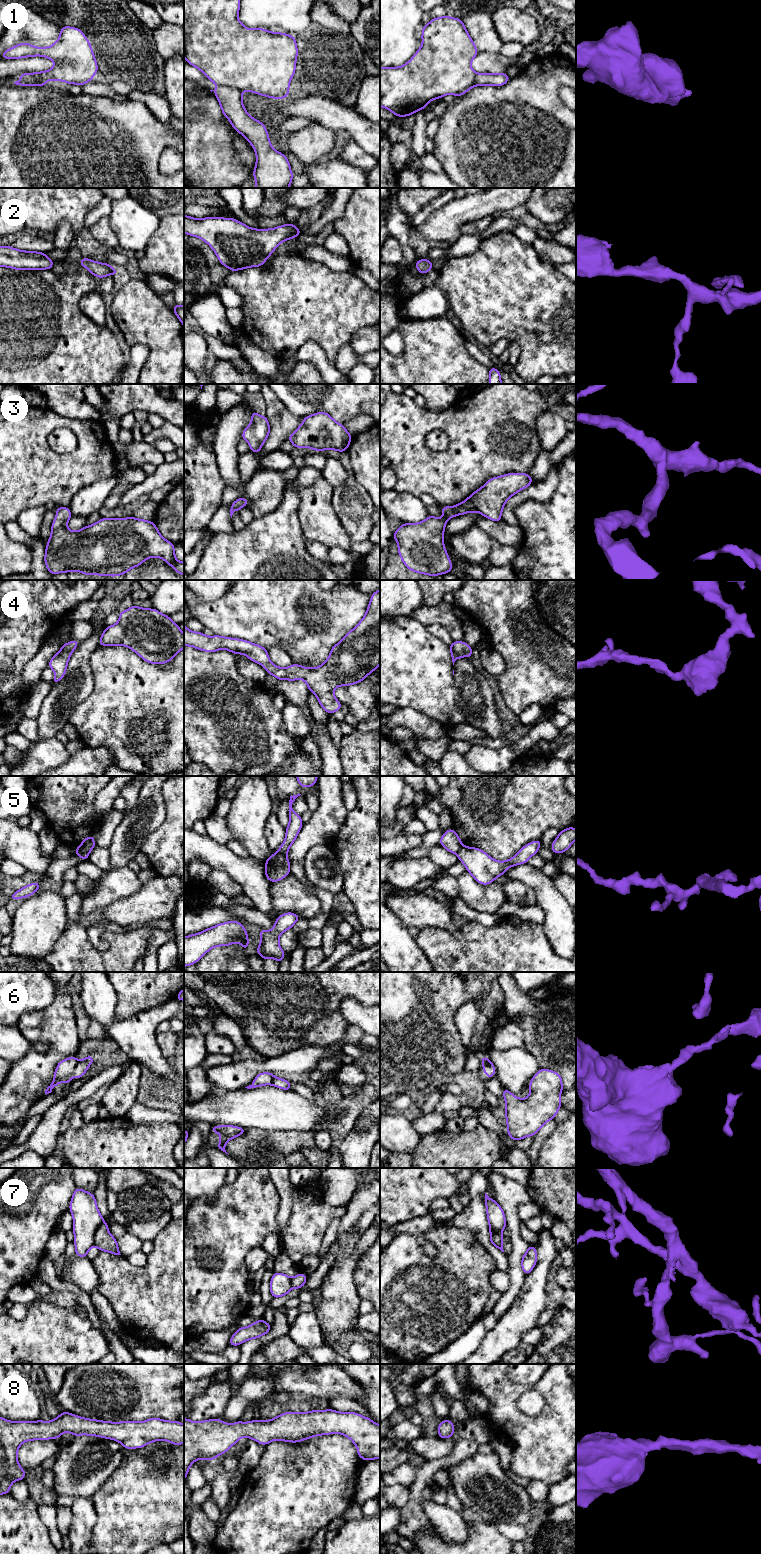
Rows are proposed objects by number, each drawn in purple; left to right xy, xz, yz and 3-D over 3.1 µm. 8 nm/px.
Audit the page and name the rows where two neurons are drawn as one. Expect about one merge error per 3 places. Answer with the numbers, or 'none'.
1, 5, 6, 7

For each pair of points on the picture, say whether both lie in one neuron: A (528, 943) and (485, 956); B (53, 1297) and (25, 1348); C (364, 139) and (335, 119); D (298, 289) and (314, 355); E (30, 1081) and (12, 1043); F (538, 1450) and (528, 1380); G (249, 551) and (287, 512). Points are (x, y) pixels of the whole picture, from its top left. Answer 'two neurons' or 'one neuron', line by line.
A: one neuron
B: two neurons
C: one neuron
D: two neurons
E: two neurons
F: two neurons
G: one neuron

